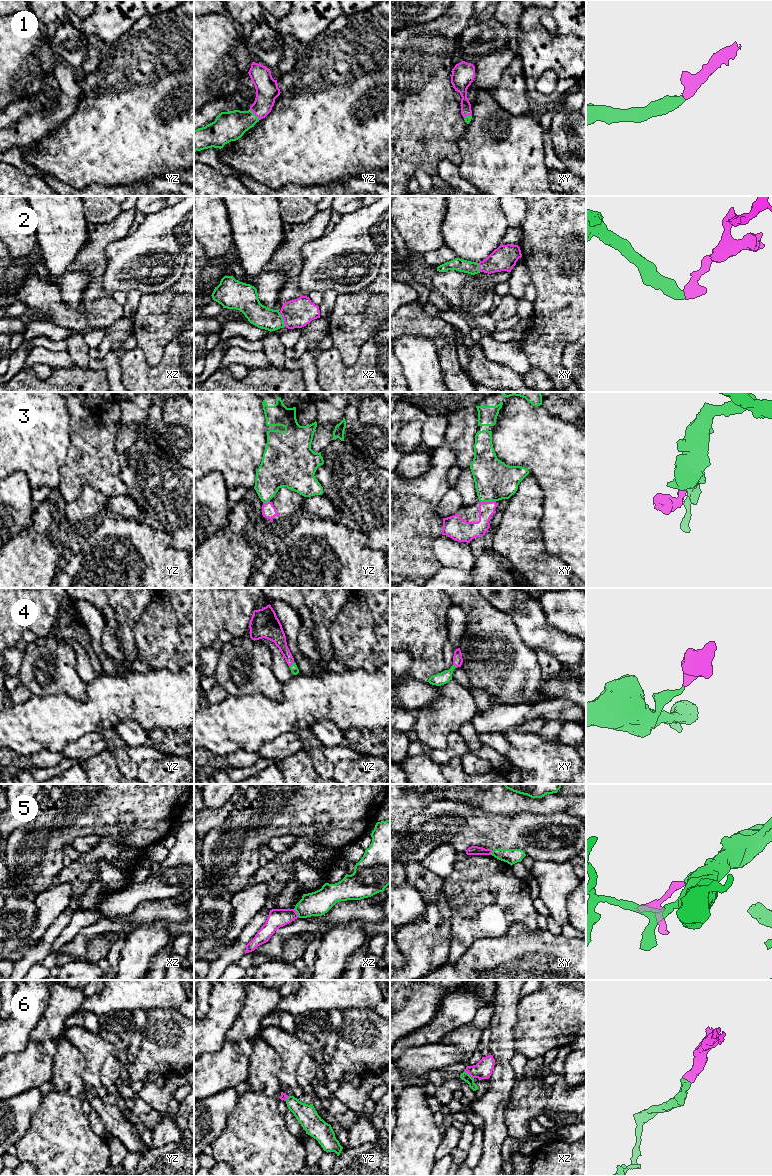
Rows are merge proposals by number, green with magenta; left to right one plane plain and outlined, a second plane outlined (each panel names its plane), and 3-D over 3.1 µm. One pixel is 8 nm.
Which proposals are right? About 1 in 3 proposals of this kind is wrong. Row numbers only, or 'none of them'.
1, 2, 4, 6

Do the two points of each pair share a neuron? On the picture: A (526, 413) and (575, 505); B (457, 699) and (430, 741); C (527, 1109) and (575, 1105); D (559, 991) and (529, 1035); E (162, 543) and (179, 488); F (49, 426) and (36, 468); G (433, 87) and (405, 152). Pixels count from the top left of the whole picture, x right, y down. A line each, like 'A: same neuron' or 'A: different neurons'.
A: same neuron
B: same neuron
C: same neuron
D: same neuron
E: different neurons
F: same neuron
G: same neuron

